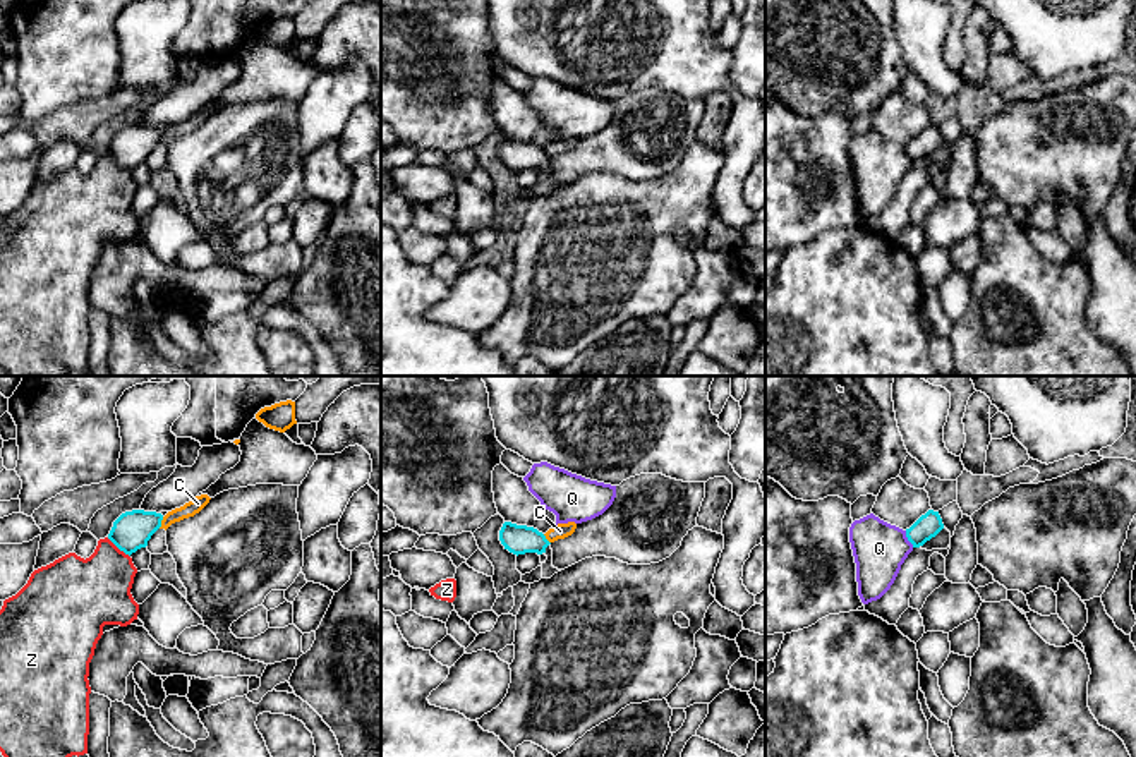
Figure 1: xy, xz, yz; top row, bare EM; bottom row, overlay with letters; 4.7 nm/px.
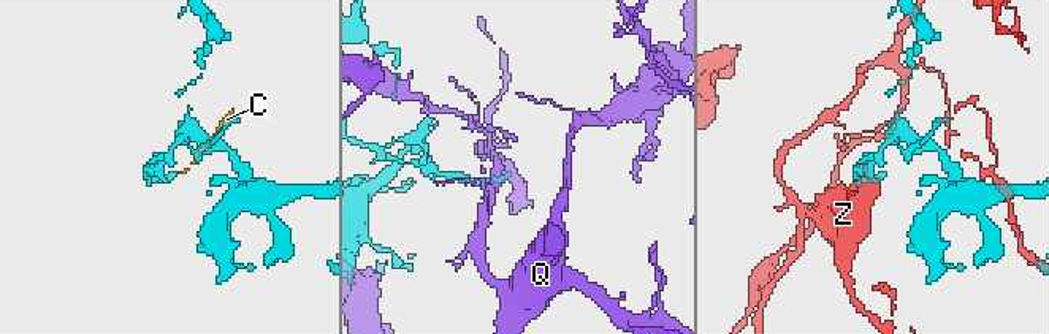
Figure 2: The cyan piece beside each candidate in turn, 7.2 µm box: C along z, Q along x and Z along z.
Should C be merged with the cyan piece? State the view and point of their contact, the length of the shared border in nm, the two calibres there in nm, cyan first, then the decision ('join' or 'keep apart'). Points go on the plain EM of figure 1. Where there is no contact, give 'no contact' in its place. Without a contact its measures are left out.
meets cyan in xy at (160, 138); contact 60 nm long; 180 nm thick on the cyan side, 70 nm on the other; keep apart

